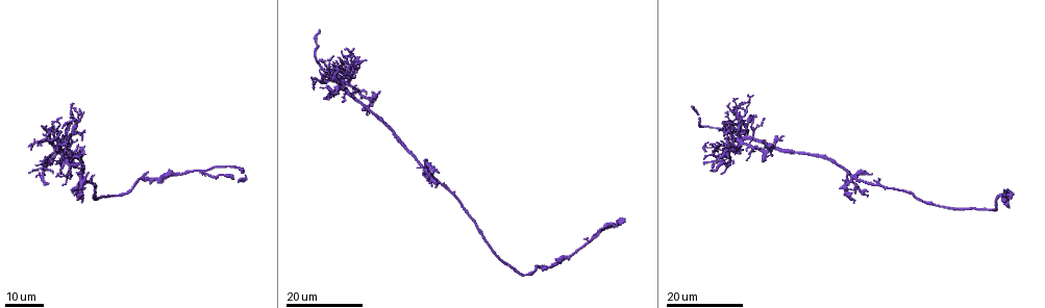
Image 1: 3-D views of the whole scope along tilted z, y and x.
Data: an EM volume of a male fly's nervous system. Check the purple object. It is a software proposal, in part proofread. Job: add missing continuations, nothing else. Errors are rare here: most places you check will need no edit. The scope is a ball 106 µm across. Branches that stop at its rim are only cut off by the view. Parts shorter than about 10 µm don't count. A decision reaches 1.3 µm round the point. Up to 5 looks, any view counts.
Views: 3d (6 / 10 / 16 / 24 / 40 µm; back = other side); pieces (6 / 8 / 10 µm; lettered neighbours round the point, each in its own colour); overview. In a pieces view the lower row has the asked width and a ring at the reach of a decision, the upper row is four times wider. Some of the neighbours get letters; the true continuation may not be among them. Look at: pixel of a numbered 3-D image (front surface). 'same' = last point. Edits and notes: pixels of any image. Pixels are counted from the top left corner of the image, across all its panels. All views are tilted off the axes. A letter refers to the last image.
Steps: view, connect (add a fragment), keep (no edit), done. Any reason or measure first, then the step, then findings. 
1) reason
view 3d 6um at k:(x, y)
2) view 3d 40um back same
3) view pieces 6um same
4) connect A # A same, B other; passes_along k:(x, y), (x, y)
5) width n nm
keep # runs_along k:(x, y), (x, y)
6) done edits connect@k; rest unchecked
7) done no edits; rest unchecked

tapers out
view 3d 24um at 1:(32, 145)

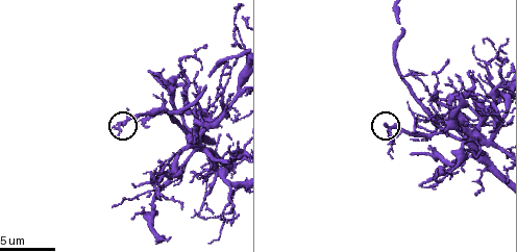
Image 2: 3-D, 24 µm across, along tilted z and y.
zoom in
view 3d 6um at 2:(386, 124)

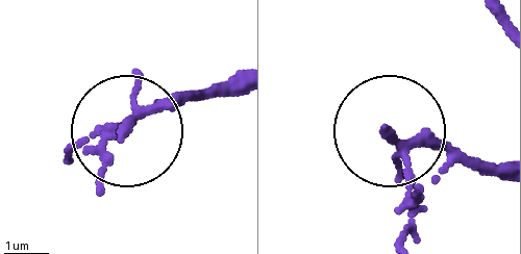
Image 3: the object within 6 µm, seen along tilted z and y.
view pieces 10um at 3:(123, 136)

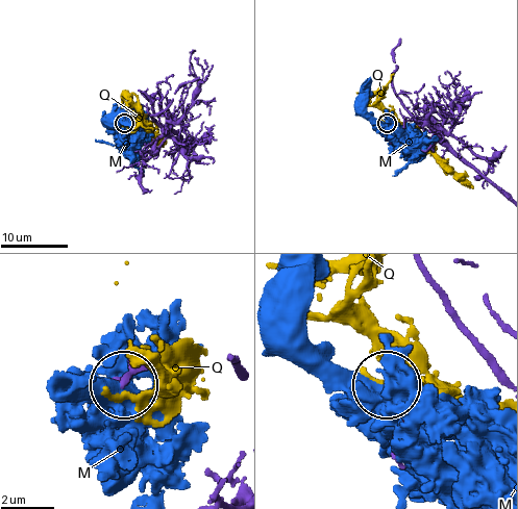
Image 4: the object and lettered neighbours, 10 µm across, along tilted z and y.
keep # M other, Q other; none of them fits

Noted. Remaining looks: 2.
branch stops here
view 3d 24um at 1:(81, 201)

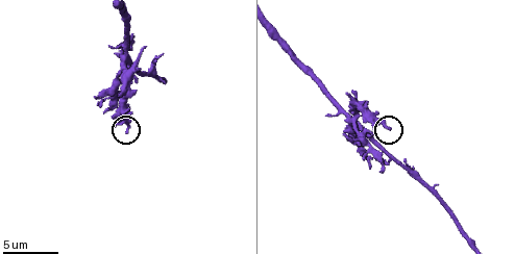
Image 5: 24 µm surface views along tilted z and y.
see the neighbours
view pieces 6um at 5:(124, 133)

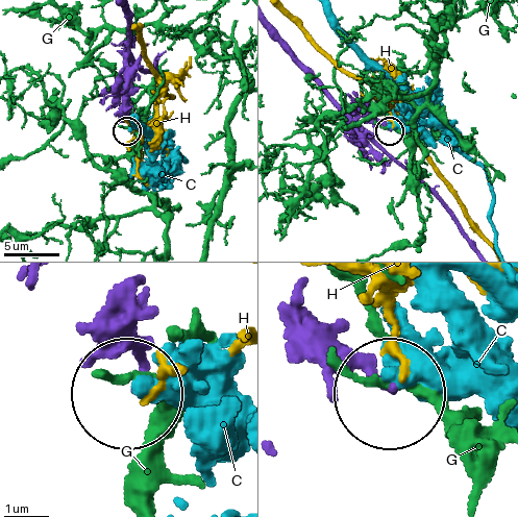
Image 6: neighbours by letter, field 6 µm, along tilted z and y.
keep # C other, G other, H other; runs_along 6:(319, 324), (393, 388); none of them fits

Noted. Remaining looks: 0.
done no edits; rest unchecked

